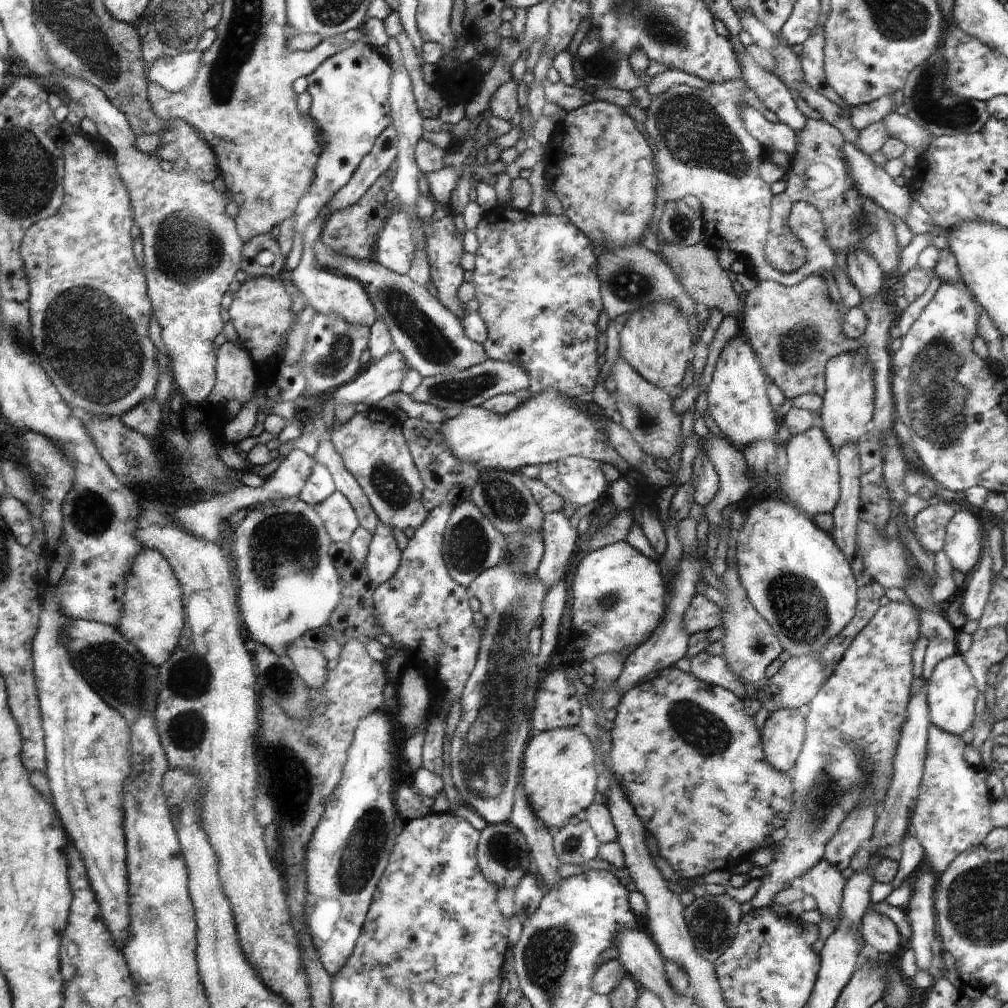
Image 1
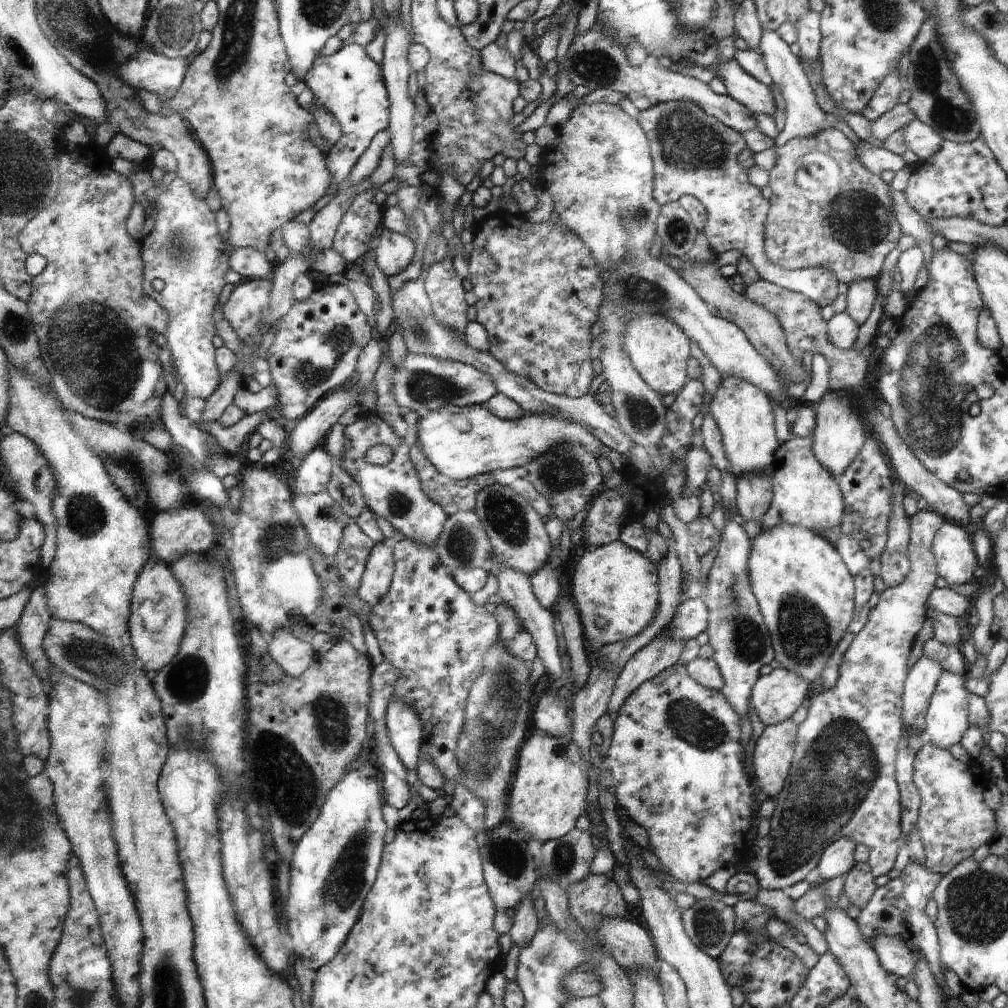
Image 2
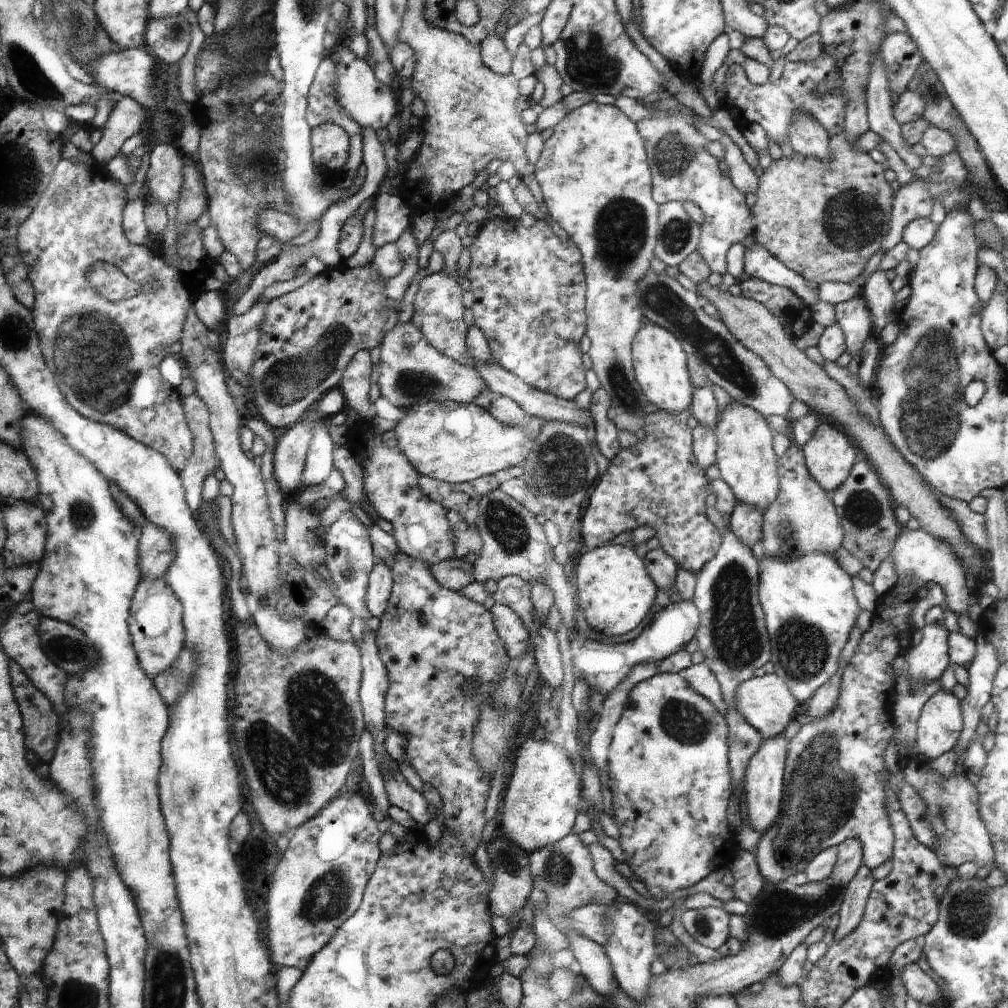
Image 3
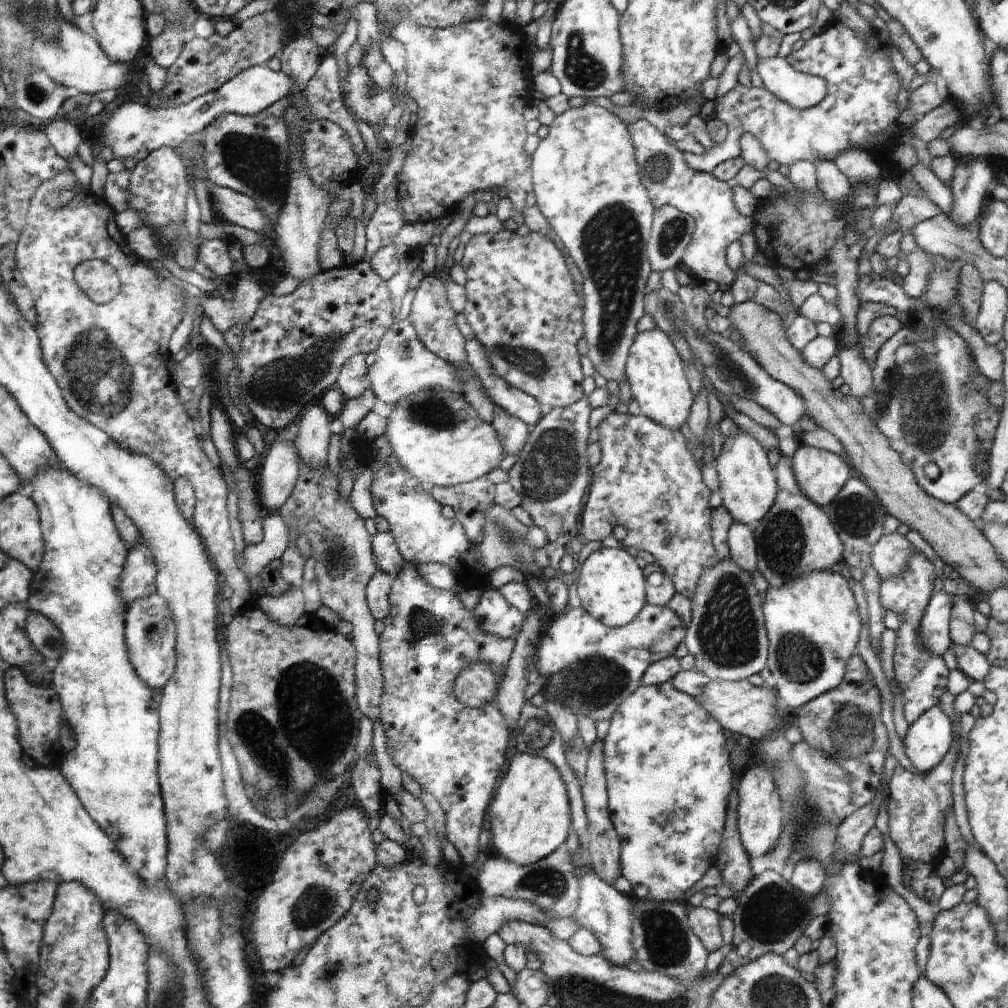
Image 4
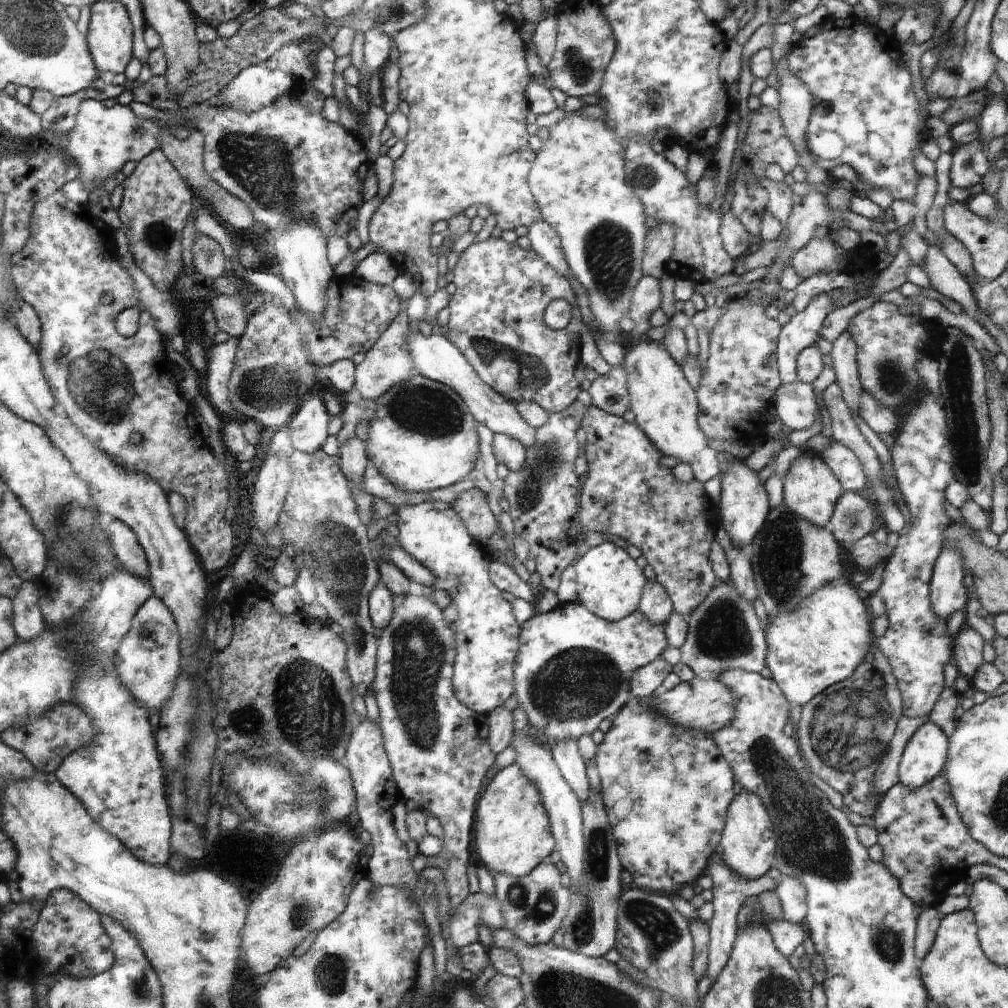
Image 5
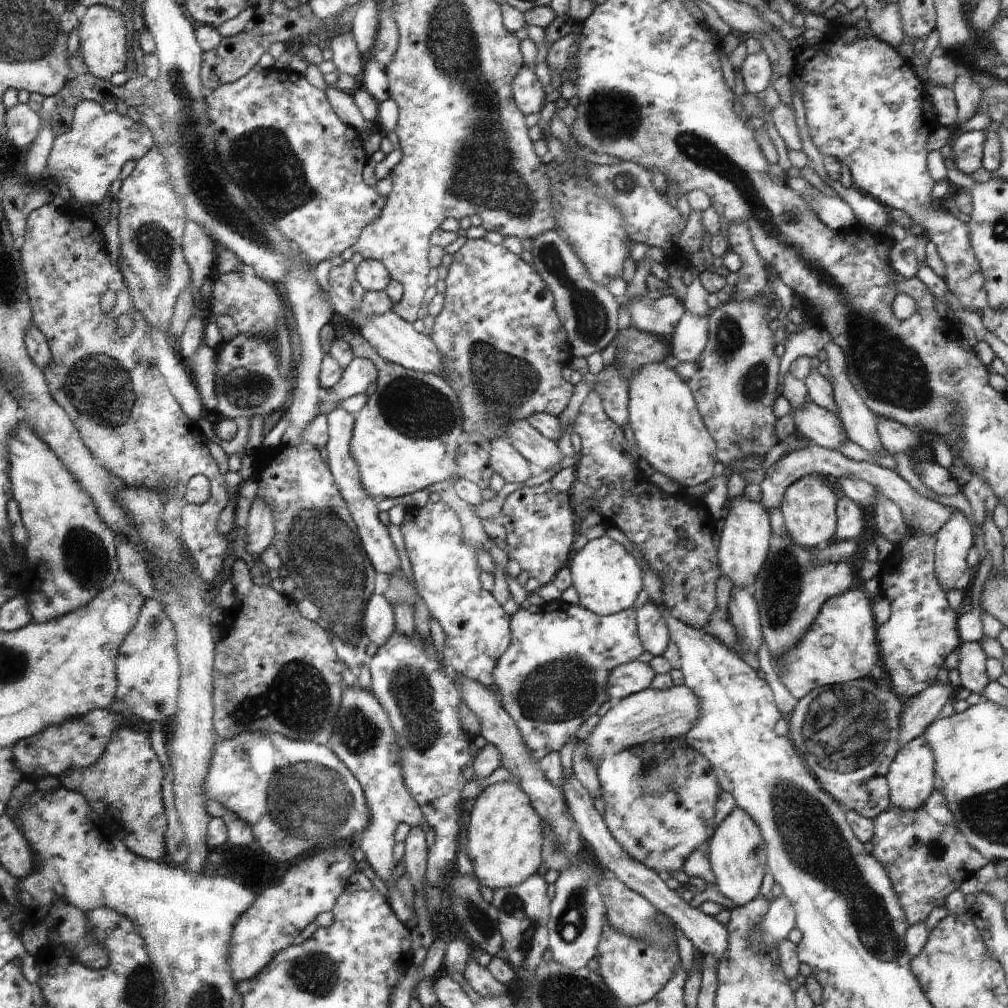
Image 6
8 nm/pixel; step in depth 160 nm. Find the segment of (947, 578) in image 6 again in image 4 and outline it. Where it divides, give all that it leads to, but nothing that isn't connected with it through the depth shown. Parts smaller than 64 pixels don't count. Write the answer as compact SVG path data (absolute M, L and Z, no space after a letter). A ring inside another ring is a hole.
M944 589L930 598L922 620L920 620L920 638L930 654L943 656L950 648L949 624L952 620L952 606L955 596Z

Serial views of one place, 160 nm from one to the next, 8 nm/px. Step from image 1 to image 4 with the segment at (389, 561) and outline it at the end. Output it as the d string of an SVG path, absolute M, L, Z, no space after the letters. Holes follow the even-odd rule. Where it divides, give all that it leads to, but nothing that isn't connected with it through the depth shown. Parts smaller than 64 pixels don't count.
M379 569L368 582L366 593L367 604L375 620L383 621L390 611L390 592L394 578Z

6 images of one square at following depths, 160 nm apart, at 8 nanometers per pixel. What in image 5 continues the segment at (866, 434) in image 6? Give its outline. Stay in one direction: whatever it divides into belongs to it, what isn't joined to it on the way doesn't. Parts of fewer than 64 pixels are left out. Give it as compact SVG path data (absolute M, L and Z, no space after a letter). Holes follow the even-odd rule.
M846 329L835 338L831 350L834 362L836 382L841 388L848 410L852 408L859 413L859 402L863 390L857 365L857 346L851 332Z

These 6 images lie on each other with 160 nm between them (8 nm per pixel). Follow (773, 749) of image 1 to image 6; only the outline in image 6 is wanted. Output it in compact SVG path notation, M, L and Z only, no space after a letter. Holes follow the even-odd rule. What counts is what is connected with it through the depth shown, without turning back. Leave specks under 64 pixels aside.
M735 808L721 822L711 838L710 863L714 871L715 888L726 898L742 906L758 896L762 878L766 874L766 847L757 822L742 809Z

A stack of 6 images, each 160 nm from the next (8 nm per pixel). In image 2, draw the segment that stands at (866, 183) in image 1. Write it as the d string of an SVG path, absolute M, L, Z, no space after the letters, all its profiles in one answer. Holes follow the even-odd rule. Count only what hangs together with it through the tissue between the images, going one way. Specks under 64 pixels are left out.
M891 188L891 198L901 231L904 235L914 237L917 240L916 247L922 250L924 266L928 270L928 266L932 263L934 252L933 246L931 245L933 236L927 219L922 218L922 215L917 213L916 210L908 204L904 191L894 191Z

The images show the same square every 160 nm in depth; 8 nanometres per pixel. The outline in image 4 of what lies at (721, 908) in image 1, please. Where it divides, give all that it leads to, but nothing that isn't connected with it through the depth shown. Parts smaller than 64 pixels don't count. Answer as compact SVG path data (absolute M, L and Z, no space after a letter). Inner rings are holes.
M692 907L687 914L690 929L702 942L708 954L723 948L720 931L720 915L717 911L704 907Z

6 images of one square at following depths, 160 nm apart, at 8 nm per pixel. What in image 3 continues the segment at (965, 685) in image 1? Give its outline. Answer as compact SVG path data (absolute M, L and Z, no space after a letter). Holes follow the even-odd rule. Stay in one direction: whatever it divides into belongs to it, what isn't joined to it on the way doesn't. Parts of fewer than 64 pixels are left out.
M938 689L922 707L917 720L916 750L919 754L926 755L934 760L944 752L952 750L957 745L963 729L963 710L961 700L952 691Z

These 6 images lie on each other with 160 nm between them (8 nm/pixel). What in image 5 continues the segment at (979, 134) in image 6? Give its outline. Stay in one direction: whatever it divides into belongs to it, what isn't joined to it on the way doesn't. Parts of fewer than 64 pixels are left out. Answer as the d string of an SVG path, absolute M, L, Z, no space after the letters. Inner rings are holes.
M981 138L973 140L968 144L954 146L949 174L953 186L957 186L958 188L979 186L979 182L986 176L989 170L991 170L991 168L988 159L986 159L984 155L984 150L982 150Z

